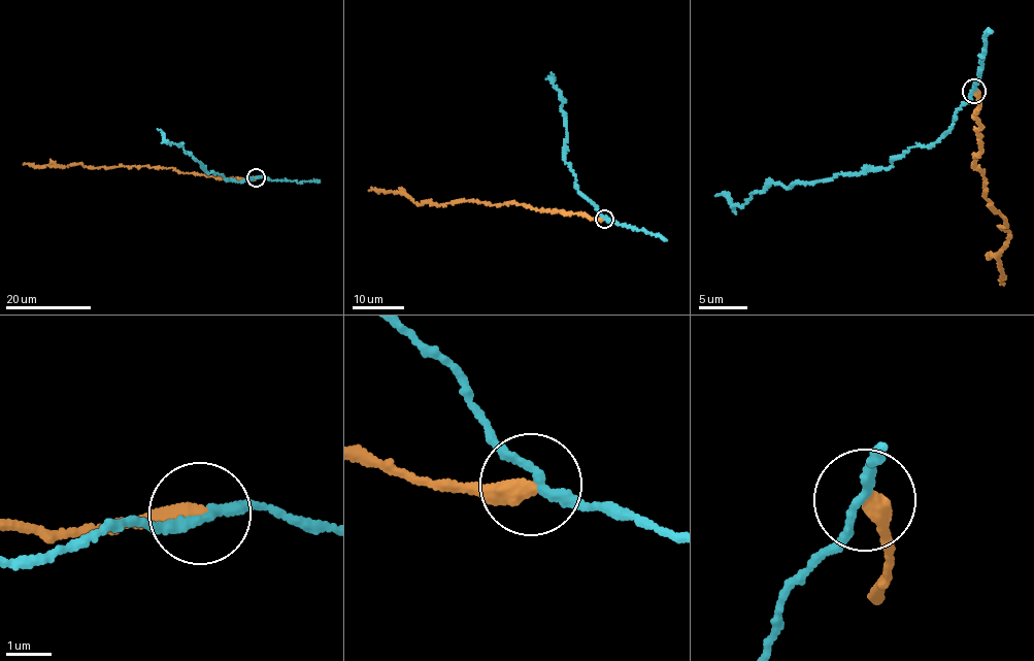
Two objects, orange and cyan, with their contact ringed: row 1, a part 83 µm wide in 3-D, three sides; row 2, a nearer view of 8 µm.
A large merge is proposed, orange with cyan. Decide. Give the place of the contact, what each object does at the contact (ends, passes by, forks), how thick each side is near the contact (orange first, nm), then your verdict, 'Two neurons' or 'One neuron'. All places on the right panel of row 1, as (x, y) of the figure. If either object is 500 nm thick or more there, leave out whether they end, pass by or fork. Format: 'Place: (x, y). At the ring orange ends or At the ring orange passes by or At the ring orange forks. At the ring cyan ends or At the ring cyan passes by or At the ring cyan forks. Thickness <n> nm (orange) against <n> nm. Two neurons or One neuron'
Place: (973, 91). At the ring orange ends. At the ring cyan passes by. Thickness 440 nm (orange) against 200 nm. Two neurons

